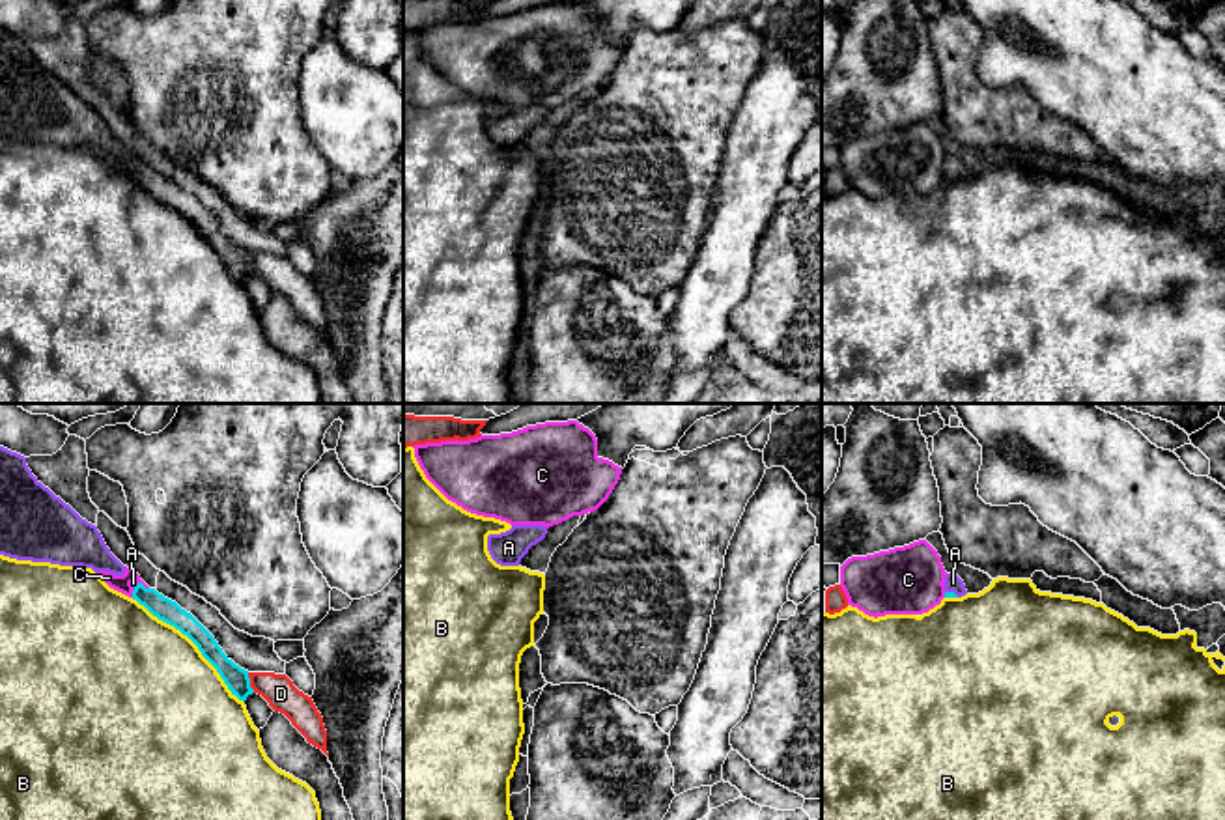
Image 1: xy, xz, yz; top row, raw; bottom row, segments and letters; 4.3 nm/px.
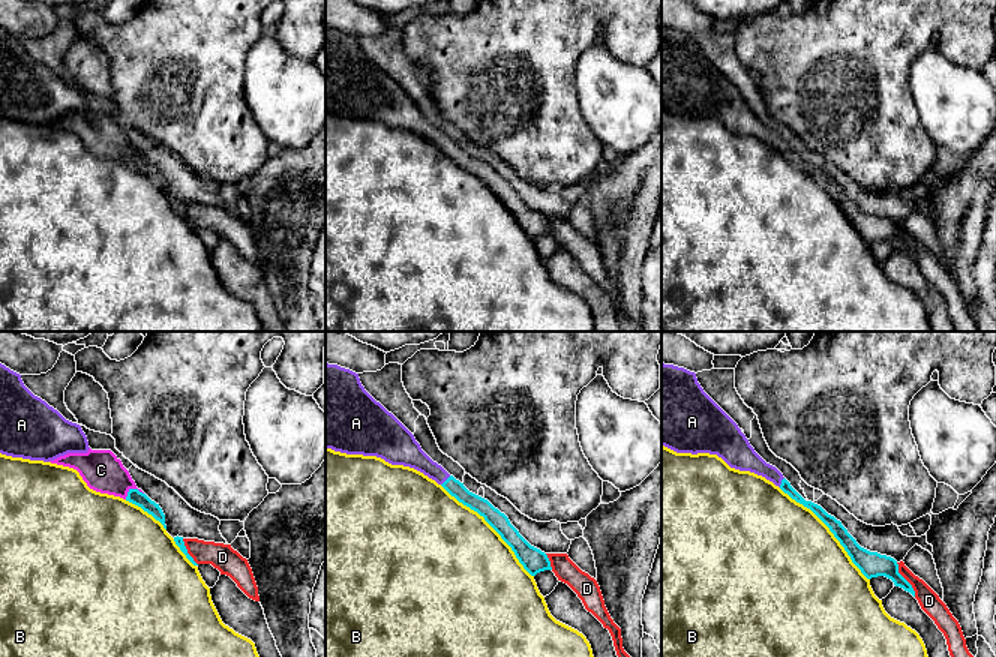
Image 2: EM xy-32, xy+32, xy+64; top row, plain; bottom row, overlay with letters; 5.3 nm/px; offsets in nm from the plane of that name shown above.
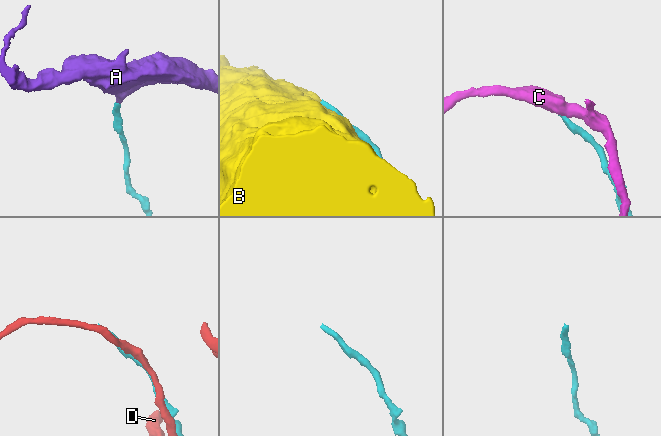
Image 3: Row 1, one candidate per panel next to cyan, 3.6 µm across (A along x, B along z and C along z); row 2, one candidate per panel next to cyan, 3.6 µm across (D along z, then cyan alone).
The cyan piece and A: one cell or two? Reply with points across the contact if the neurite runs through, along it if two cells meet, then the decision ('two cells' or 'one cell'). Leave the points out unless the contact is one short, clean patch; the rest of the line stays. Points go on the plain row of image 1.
way yz (947, 176), (953, 174), (953, 165); one cell

